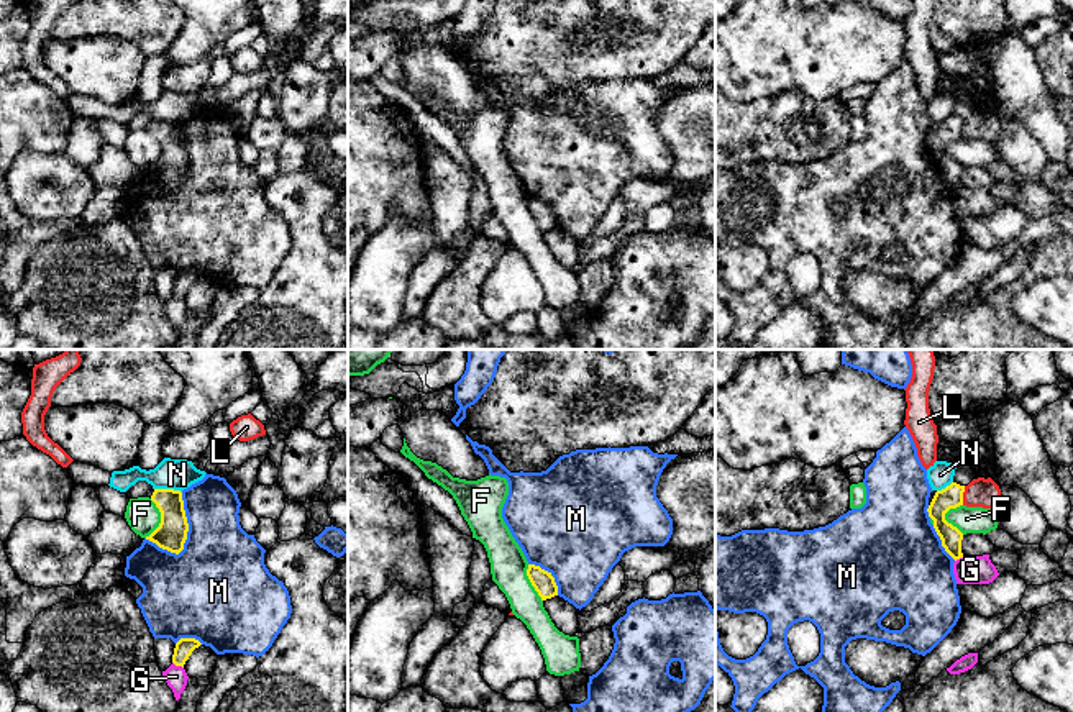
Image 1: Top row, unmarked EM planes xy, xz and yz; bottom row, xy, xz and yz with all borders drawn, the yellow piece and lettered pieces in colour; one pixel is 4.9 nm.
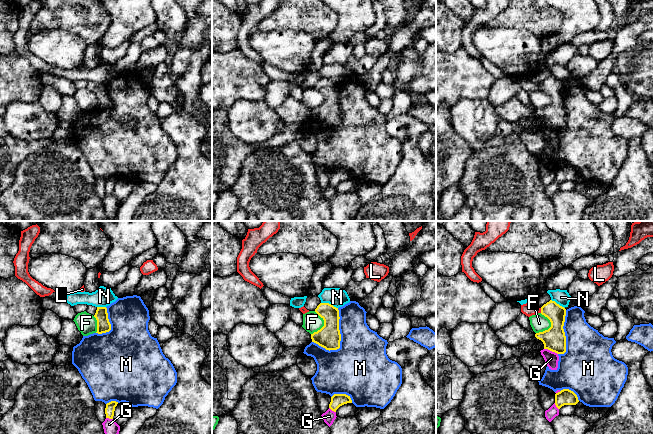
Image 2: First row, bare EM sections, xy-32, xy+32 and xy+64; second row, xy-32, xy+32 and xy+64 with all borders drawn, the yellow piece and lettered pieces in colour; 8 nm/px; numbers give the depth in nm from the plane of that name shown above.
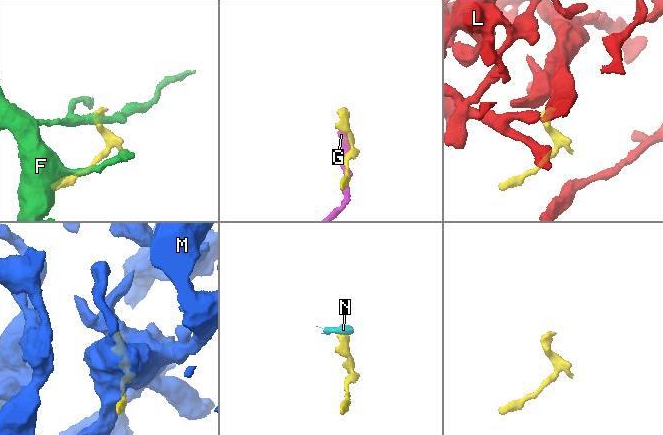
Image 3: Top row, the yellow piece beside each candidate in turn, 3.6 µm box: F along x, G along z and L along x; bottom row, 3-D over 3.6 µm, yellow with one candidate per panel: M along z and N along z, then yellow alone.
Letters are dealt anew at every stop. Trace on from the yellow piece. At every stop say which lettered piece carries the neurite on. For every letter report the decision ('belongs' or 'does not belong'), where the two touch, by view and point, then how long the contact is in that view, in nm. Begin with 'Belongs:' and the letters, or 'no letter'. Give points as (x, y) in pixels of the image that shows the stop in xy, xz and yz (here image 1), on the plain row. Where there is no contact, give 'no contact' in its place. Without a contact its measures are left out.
Belongs: no letter
F: does not belong; meets yellow in yz at (944, 151); contact 150 nm long
G: does not belong; meets yellow in xy at (178, 297); contact 70 nm long
L: does not belong; meets yellow in yz at (962, 128); contact 100 nm long
M: does not belong; meets yellow in xy at (187, 156); contact 320 nm long
N: does not belong; meets yellow in xy at (168, 122); contact 140 nm long

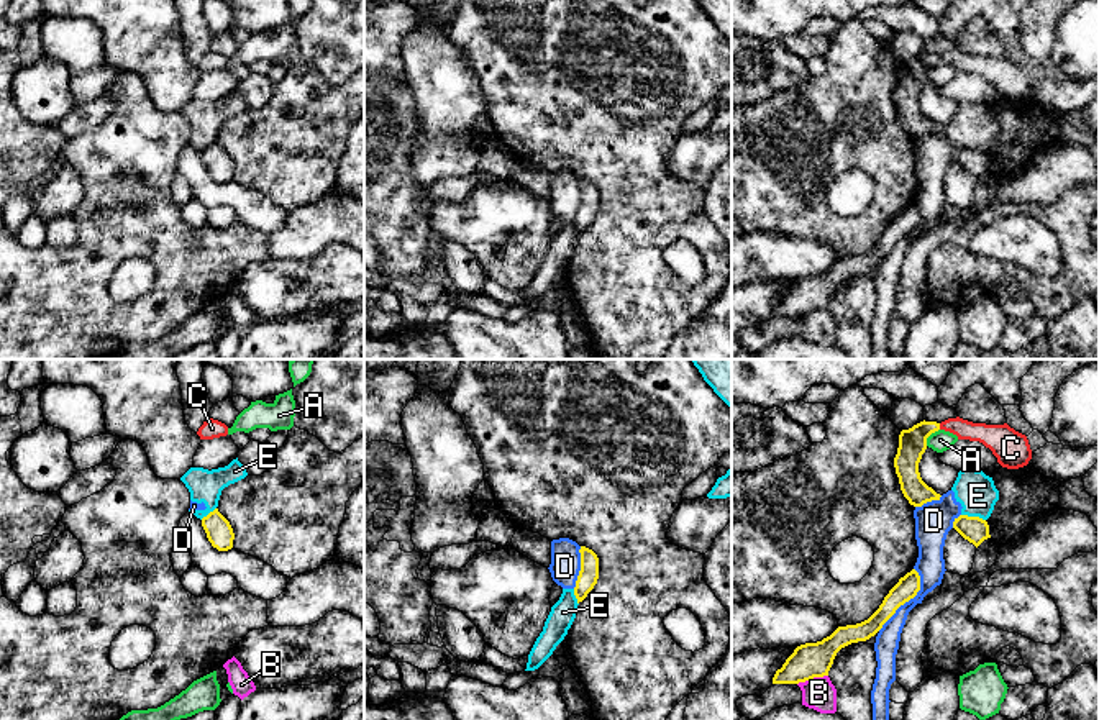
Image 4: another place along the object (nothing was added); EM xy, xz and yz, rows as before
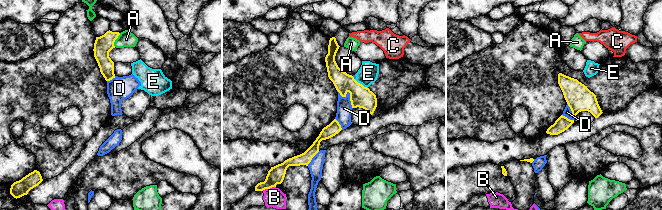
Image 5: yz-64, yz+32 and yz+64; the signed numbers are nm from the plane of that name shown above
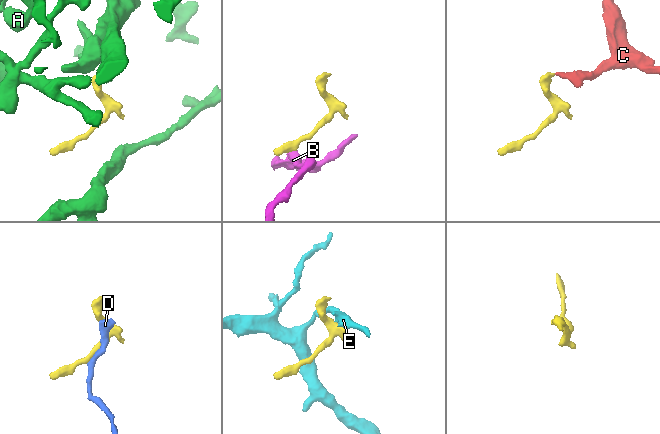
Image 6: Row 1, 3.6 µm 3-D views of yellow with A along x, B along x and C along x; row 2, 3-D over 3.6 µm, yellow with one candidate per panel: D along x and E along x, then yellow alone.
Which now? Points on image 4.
Belongs: C
A: does not belong; meets yellow in yz at (929, 68); contact 110 nm long
B: does not belong; meets yellow in yz at (812, 310); contact 160 nm long
C: belongs; meets yellow in yz at (939, 59); contact 30 nm long
D: does not belong; meets yellow in yz at (909, 232); contact 360 nm long
E: does not belong; meets yellow in yz at (973, 150); contact 120 nm long

